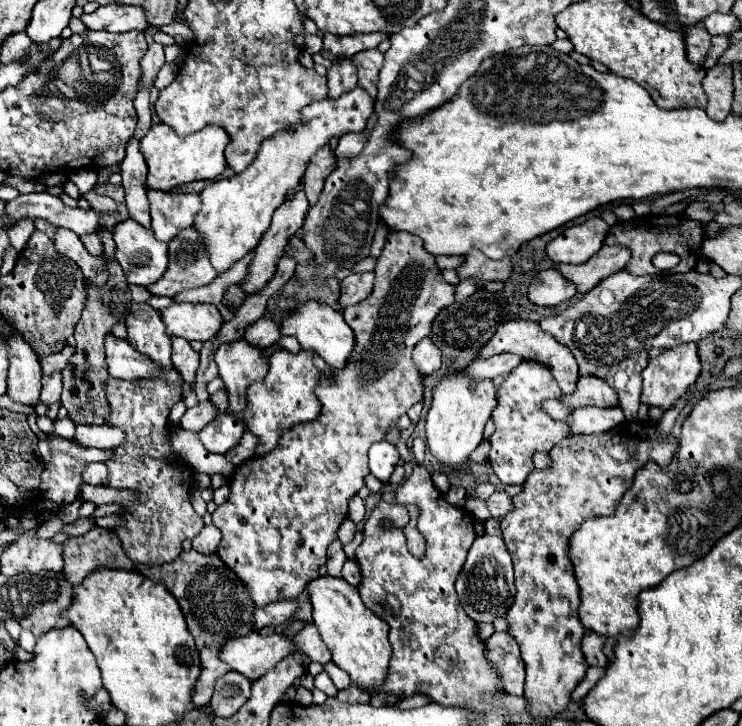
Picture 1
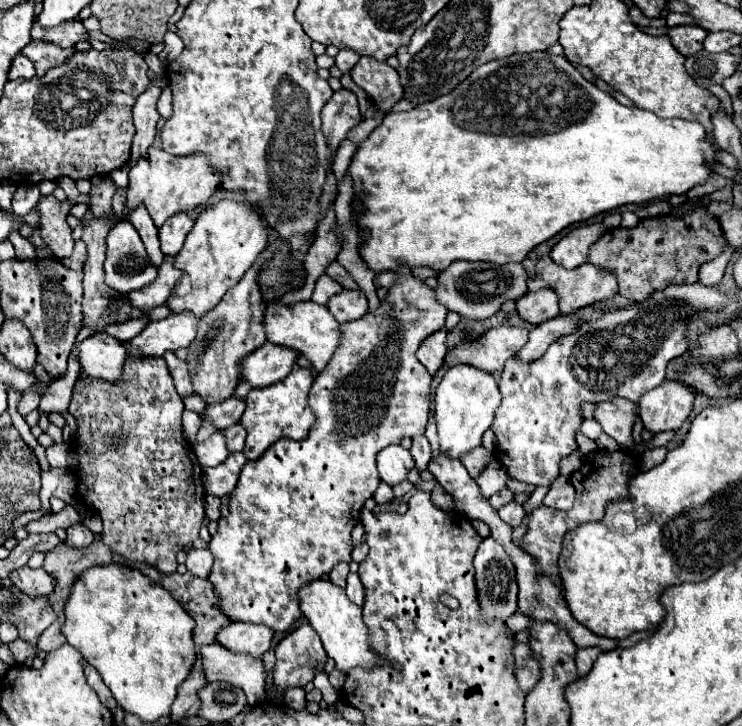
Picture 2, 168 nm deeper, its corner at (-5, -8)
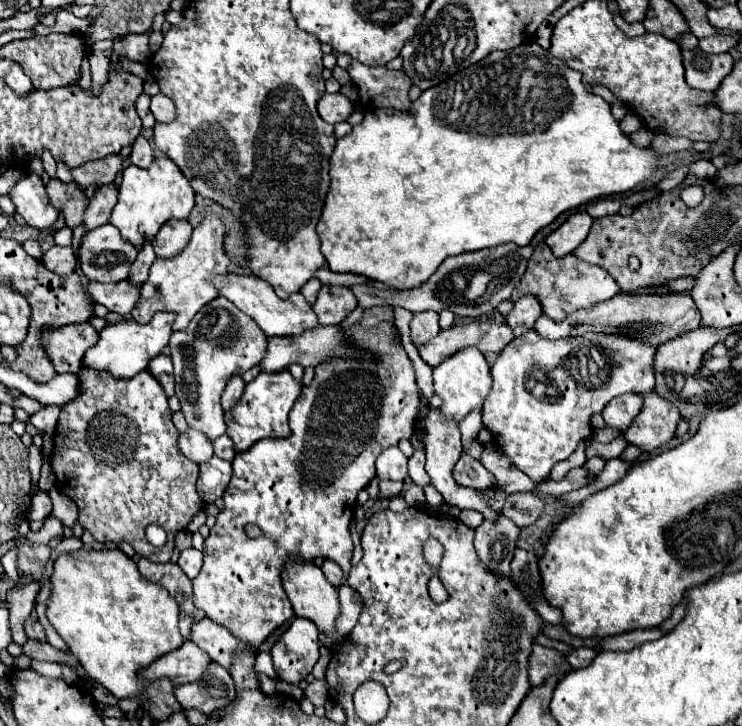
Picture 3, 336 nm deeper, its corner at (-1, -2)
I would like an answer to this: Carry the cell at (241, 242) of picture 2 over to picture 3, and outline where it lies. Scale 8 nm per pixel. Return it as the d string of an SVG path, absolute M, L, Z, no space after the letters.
M214 212L206 214L204 220L194 228L188 246L174 258L156 258L150 268L150 278L144 282L140 290L140 300L132 310L132 316L140 324L148 324L156 312L176 312L178 318L174 322L174 330L182 330L194 318L194 314L208 304L210 300L218 298L220 292L214 286L216 276L224 276L230 270L232 258L224 250L226 226L222 218Z

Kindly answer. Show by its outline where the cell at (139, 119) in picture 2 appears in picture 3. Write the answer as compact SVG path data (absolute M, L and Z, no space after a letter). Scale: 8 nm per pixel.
M138 136L136 142L132 144L132 154L130 154L130 162L134 166L140 166L140 168L148 168L154 160L154 152L148 144L148 140L144 136Z

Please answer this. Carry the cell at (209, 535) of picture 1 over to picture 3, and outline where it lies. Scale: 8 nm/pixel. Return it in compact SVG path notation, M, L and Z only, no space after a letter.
M186 548L180 552L180 558L178 558L178 566L186 572L188 578L196 578L196 574L200 572L200 566L202 566L202 552L196 550L196 548Z

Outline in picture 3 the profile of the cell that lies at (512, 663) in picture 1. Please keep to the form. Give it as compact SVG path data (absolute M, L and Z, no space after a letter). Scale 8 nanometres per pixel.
M534 644L532 646L532 652L530 652L530 658L528 658L528 674L530 674L530 684L532 686L540 686L548 674L558 674L558 676L564 676L570 672L570 666L566 662L566 658L562 654L558 654L556 650L552 648L544 648L544 646L538 646Z

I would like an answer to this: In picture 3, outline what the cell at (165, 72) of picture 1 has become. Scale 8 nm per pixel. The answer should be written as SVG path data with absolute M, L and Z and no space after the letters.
M156 94L156 96L152 96L150 112L154 114L156 122L170 122L170 120L176 116L176 108L174 108L174 104L172 104L170 98L164 96L164 94Z

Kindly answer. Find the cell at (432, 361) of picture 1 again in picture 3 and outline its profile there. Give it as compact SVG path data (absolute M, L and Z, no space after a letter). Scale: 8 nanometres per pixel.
M432 310L414 314L414 318L410 322L410 330L412 330L412 342L414 342L414 346L416 348L424 346L428 340L432 340L440 332L438 314L432 312Z

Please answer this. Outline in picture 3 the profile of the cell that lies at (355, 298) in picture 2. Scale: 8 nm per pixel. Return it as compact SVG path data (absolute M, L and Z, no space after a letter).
M322 286L322 290L318 292L318 300L314 302L314 312L318 314L320 324L332 326L340 324L356 306L358 300L350 288Z

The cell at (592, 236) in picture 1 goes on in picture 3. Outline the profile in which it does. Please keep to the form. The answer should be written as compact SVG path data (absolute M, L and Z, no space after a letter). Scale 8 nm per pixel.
M576 212L546 238L546 244L550 246L556 258L562 258L584 242L590 226L592 226L592 218L586 212Z

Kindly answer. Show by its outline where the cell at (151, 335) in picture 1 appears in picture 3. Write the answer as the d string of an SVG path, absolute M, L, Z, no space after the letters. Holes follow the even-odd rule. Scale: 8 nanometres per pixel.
M80 370L80 394L62 406L58 428L54 434L52 470L56 474L56 488L70 496L78 506L78 520L90 530L98 542L128 542L138 556L152 562L170 562L174 552L174 536L186 530L190 520L202 510L202 498L196 490L198 464L184 458L176 446L178 430L172 424L172 410L168 396L160 390L160 382L142 370L132 378L112 378L104 370ZM158 524L166 530L168 542L162 548L154 548L146 540L146 526Z

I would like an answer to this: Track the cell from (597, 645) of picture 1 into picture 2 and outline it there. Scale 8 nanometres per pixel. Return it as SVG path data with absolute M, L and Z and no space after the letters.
M582 648L576 652L578 676L586 676L592 670L592 664L598 658L598 654L600 654L600 648Z

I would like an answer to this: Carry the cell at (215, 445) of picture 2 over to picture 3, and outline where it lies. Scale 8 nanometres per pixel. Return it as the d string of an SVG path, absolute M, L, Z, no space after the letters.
M192 428L180 434L178 446L186 458L190 458L192 462L198 462L198 464L208 462L208 458L212 458L212 454L214 454L212 442L208 442L208 438L204 438L204 434L200 434L198 430L192 430Z

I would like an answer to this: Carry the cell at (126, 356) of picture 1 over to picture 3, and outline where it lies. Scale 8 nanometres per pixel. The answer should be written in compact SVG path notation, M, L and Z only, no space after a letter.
M90 322L70 324L62 328L48 328L42 336L42 346L54 362L56 372L78 374L82 370L84 354L98 342L98 332Z

